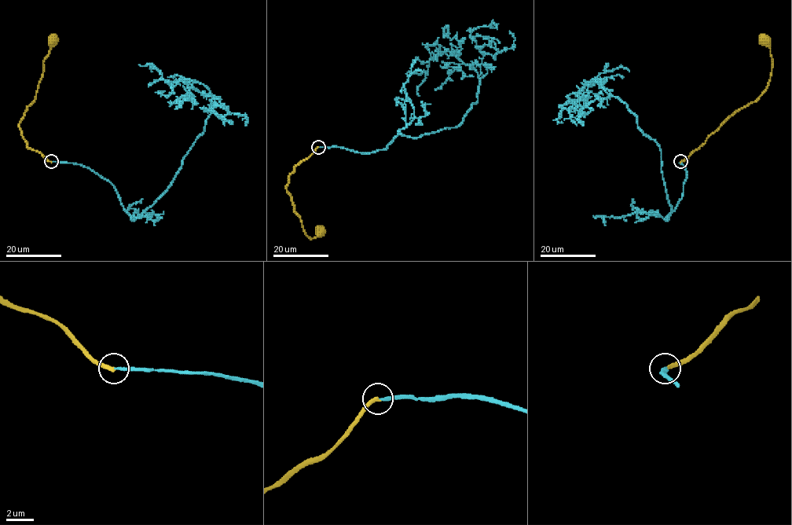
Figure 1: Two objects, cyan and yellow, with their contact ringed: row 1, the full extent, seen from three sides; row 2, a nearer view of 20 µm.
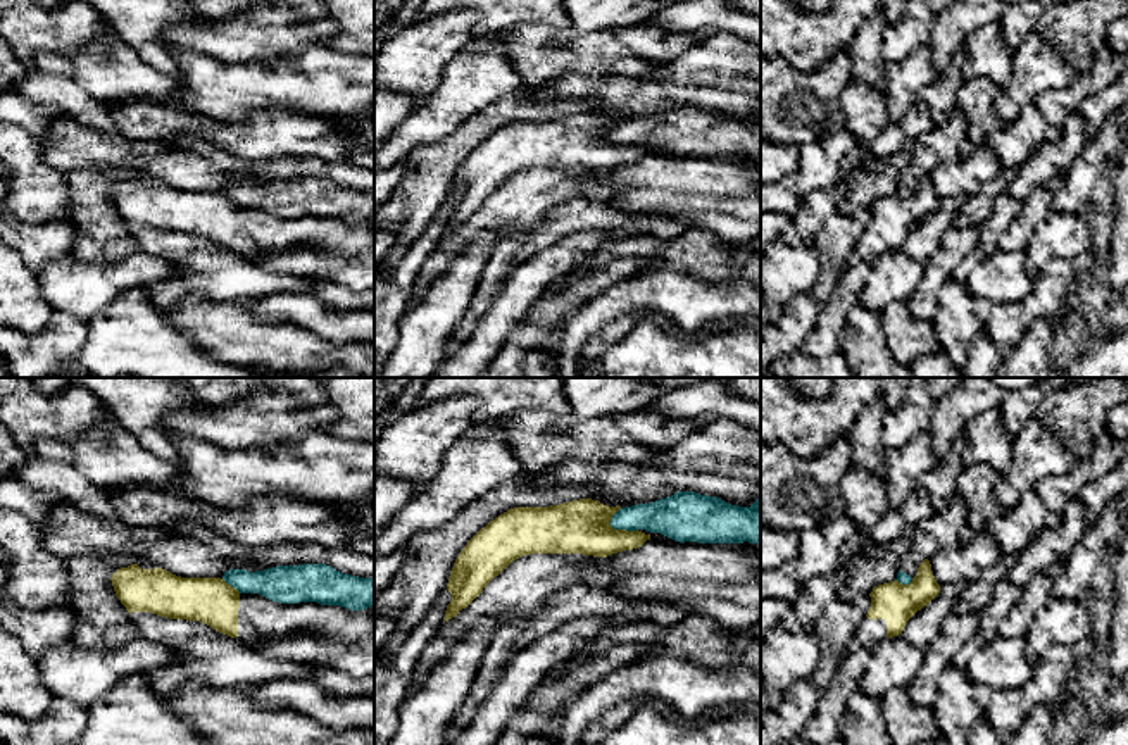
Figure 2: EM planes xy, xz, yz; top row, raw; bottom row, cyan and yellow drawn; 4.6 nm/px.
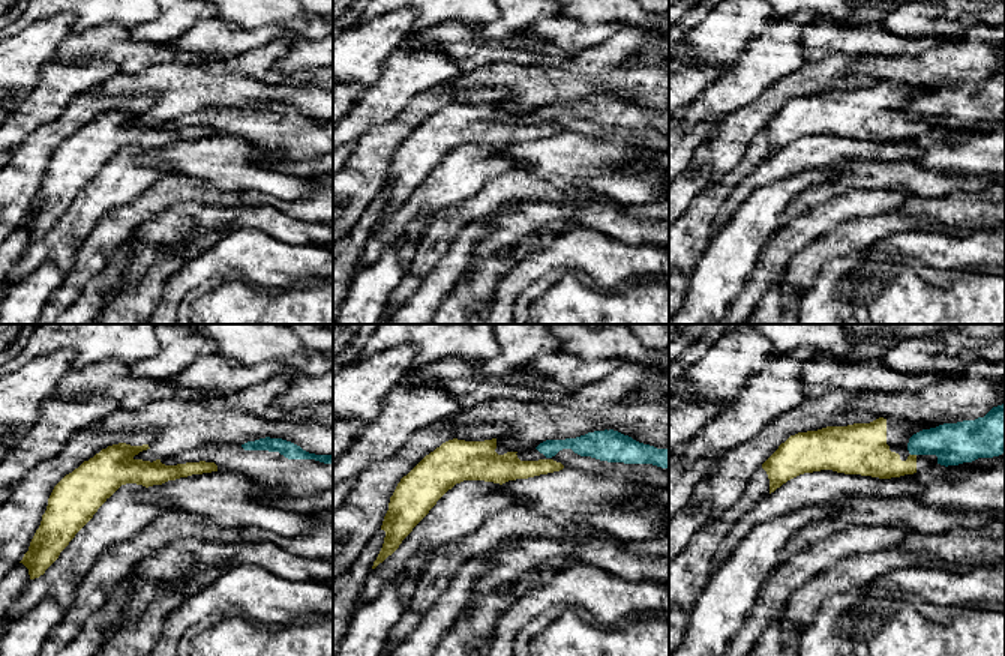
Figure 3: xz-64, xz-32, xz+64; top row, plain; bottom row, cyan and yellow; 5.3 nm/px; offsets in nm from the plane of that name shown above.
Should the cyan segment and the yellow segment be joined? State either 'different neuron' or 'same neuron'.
different neuron

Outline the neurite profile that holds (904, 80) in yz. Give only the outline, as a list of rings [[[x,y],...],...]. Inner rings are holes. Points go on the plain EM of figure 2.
[[[918,47],[907,59],[885,64],[885,103],[890,122],[900,122],[919,91],[938,78],[931,64],[931,48]]]

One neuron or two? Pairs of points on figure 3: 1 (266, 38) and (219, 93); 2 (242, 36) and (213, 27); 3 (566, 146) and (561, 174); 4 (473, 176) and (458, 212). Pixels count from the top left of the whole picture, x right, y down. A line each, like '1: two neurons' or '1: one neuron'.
1: two neurons
2: one neuron
3: one neuron
4: two neurons

